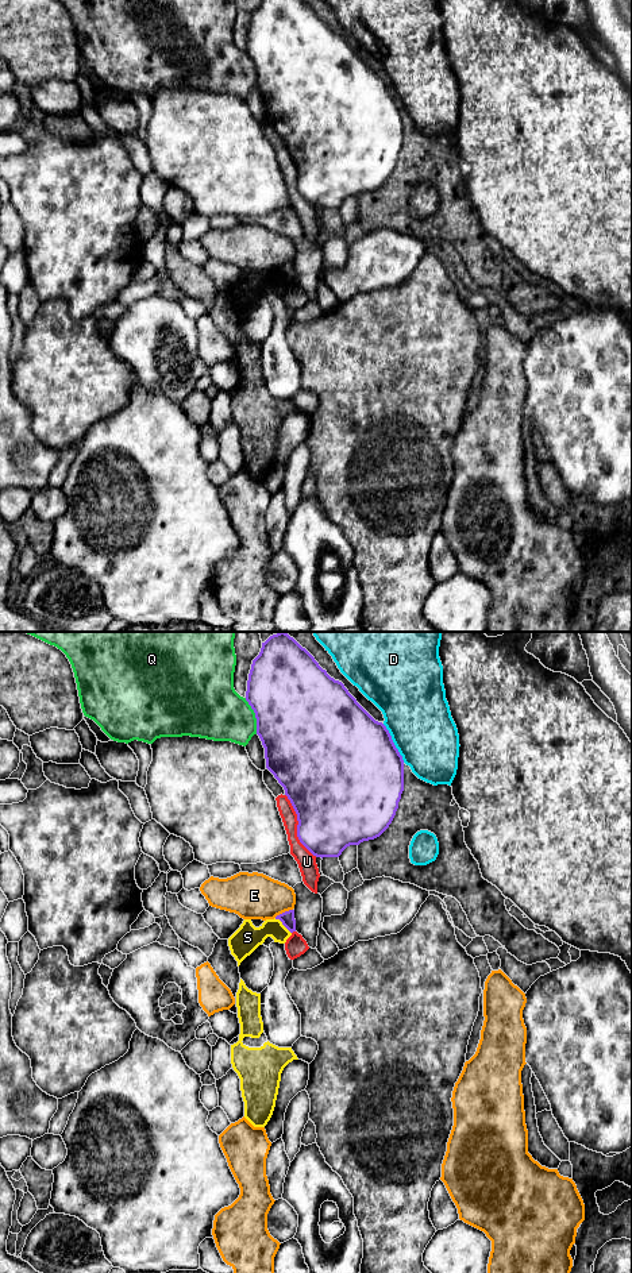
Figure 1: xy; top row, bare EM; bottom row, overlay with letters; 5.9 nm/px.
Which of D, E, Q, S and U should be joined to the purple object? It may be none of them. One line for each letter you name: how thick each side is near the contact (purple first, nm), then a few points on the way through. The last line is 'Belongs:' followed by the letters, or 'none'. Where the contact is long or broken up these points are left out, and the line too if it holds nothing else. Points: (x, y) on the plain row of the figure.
Belongs: none

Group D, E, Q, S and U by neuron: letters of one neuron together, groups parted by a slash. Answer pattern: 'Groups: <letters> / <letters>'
Groups: D / E / Q / S / U

